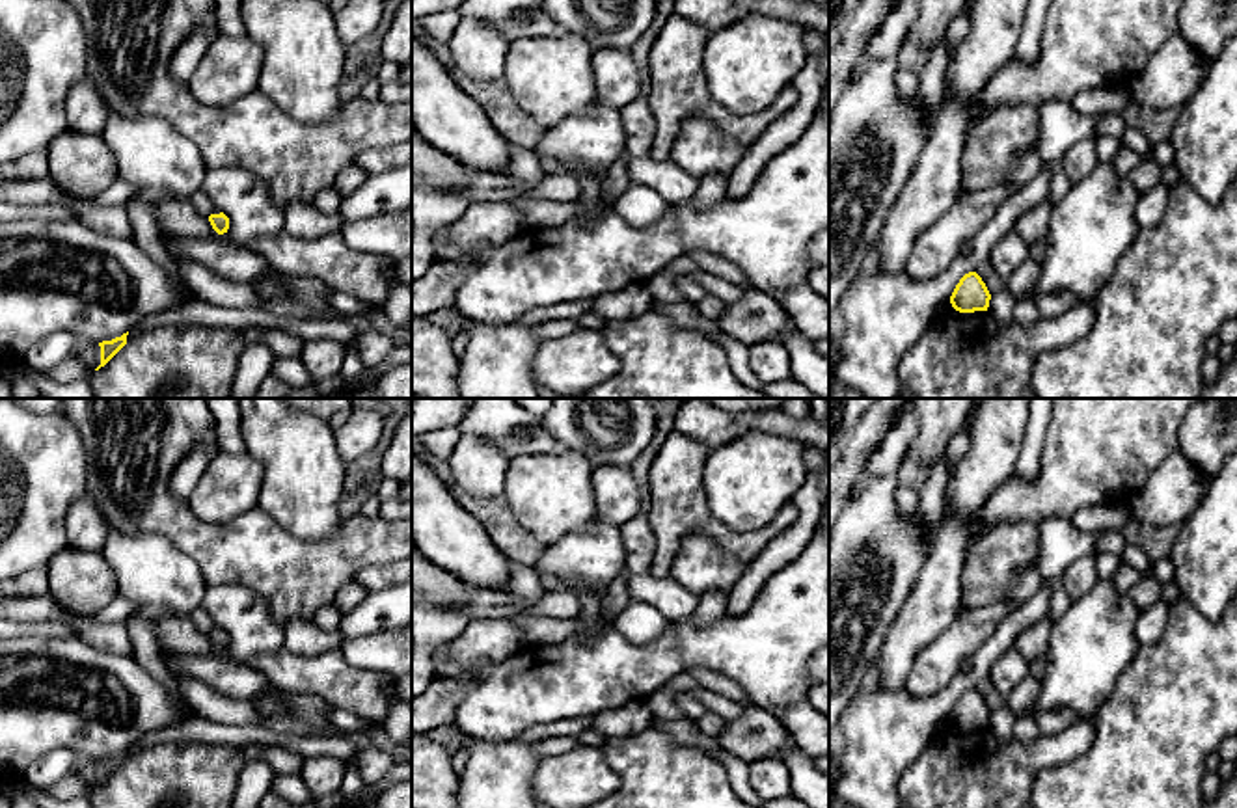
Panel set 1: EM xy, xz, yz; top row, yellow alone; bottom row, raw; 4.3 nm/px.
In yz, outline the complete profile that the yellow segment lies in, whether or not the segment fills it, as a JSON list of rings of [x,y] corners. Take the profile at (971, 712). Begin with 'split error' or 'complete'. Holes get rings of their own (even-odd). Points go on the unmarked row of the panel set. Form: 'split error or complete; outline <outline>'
complete; outline [[[976,689],[965,691],[956,702],[950,720],[959,730],[987,728],[991,711]]]

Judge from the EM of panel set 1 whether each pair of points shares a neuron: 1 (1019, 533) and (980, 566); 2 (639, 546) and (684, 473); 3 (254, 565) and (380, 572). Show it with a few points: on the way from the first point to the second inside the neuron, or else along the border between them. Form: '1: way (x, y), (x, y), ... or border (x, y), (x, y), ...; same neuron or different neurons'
1: way (1010, 542), (990, 563); same neuron
2: border (645, 514), (654, 537), (654, 555), (649, 570); different neurons
3: border (392, 563), (369, 565), (353, 579); different neurons

